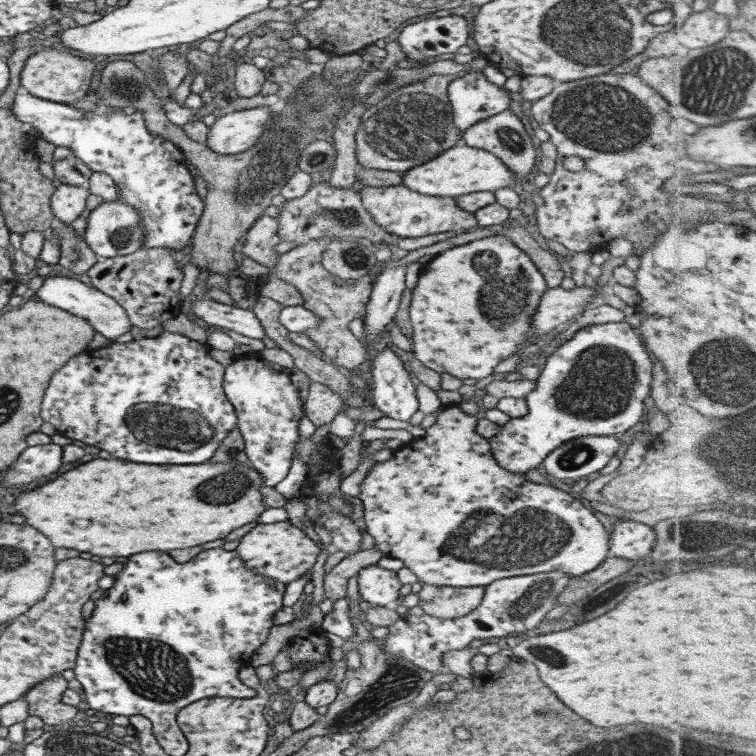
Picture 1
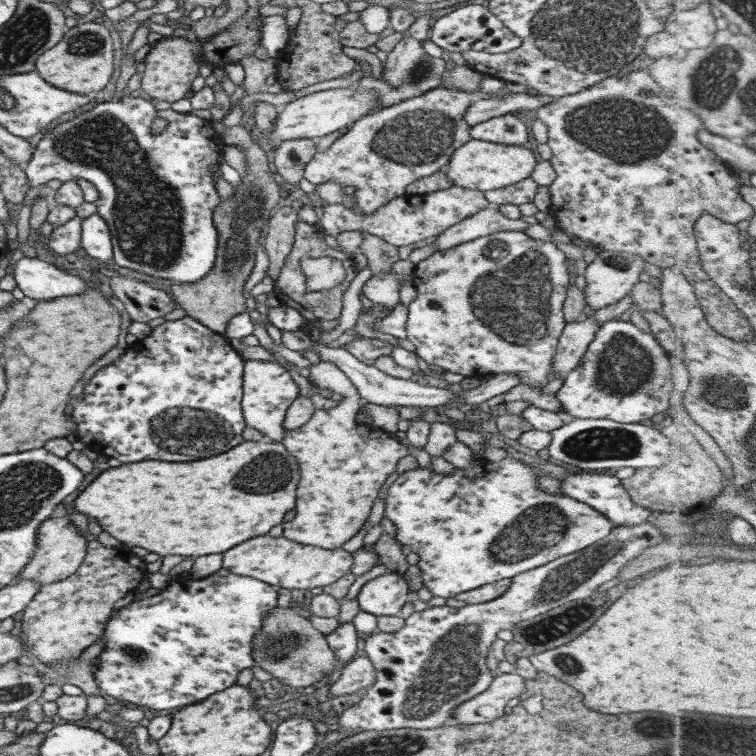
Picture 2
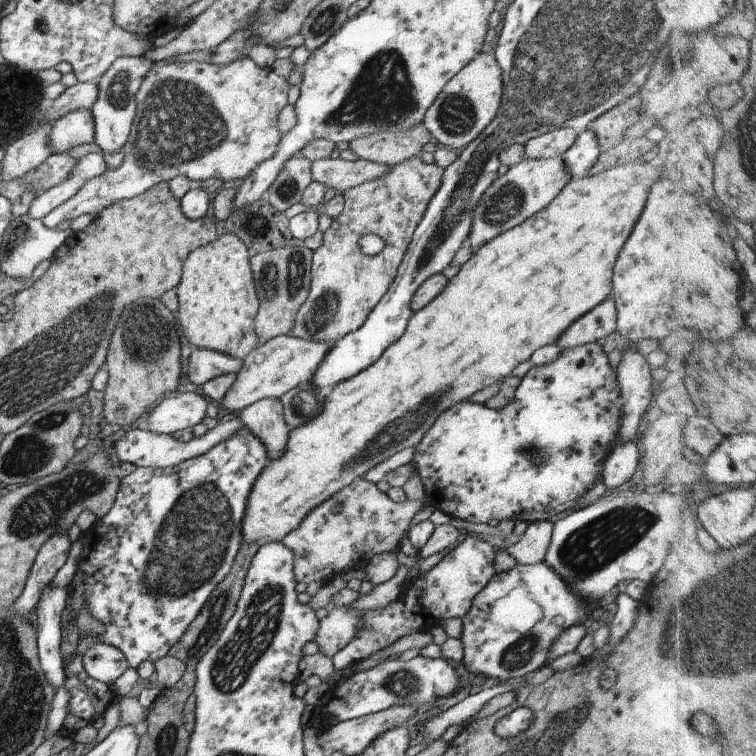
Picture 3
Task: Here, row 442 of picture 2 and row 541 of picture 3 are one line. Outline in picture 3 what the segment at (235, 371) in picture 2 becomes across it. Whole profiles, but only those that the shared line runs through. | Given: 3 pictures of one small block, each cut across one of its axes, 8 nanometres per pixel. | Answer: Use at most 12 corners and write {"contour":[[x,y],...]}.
{"contour":[[242,427],[176,466],[124,474],[84,536],[84,601],[105,624],[63,668],[66,736],[129,667],[180,640],[242,544],[268,460]]}

